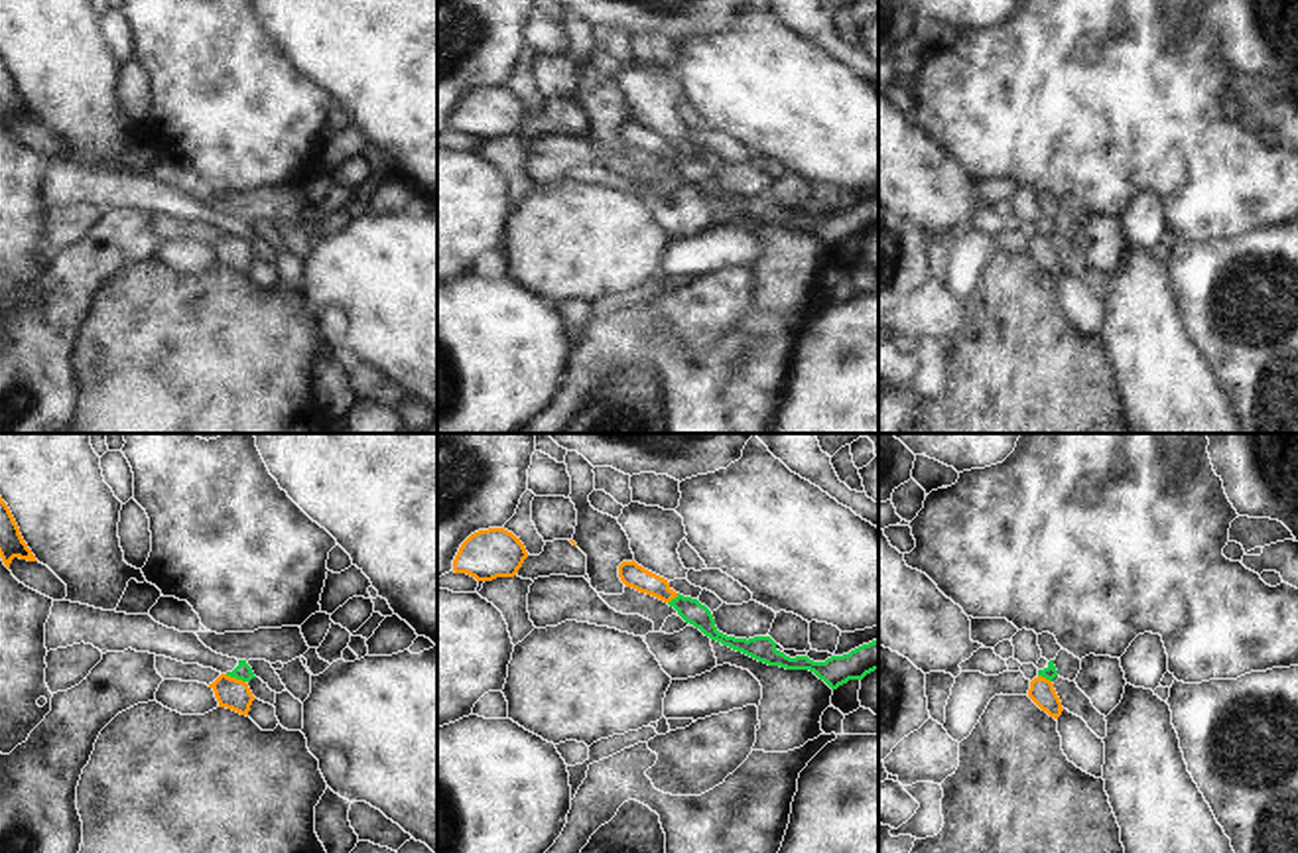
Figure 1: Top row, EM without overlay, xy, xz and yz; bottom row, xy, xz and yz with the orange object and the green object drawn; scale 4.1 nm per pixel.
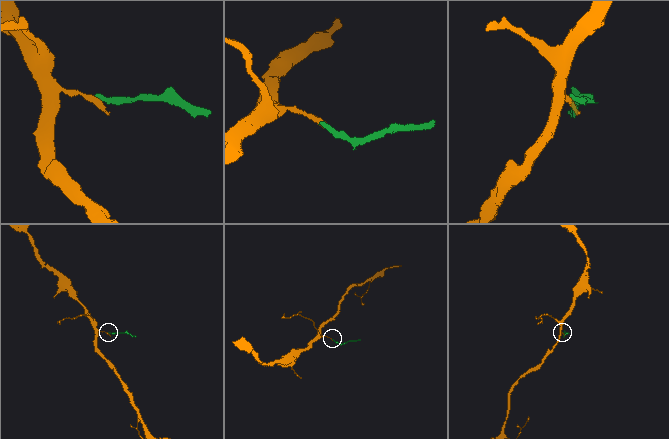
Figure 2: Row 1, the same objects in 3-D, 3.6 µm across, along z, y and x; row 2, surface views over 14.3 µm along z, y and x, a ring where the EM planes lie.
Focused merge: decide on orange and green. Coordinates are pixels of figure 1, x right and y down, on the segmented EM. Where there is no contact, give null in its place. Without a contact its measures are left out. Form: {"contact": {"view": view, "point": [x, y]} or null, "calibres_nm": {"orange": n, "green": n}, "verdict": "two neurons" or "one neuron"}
{"contact": {"view": "xy", "point": [235, 678]}, "calibres_nm": {"orange": 130, "green": 70}, "verdict": "two neurons"}

